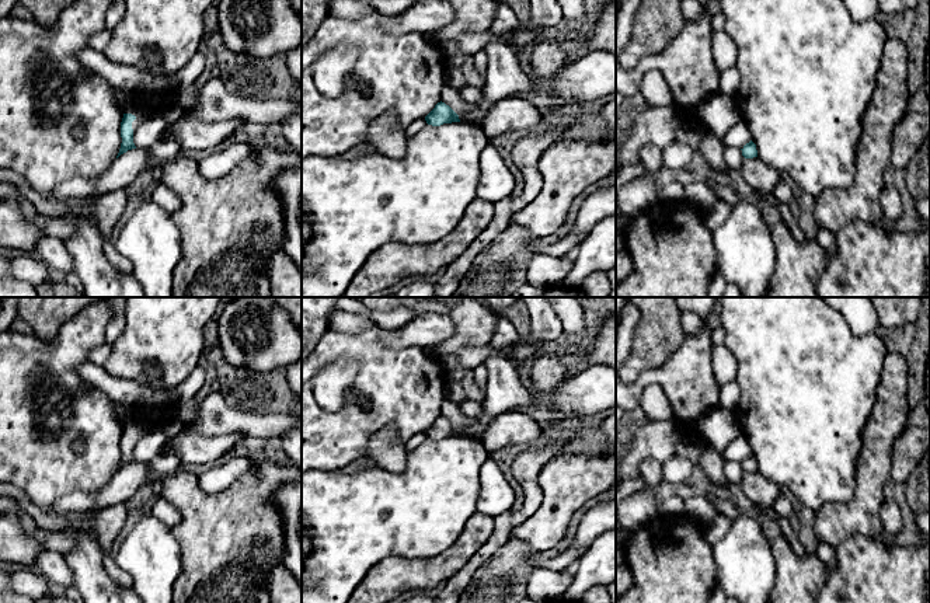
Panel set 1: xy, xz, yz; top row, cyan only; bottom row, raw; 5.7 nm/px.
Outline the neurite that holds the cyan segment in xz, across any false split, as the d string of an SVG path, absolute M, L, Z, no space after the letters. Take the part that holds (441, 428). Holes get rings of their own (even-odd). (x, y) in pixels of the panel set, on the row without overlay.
M490 356L484 363L487 367L487 388L485 398L481 402L483 414L478 418L469 419L469 425L464 429L457 429L449 419L440 415L425 431L428 439L440 440L460 435L481 439L497 415L513 408L540 407L546 404L534 395L534 390L523 384L509 359Z

